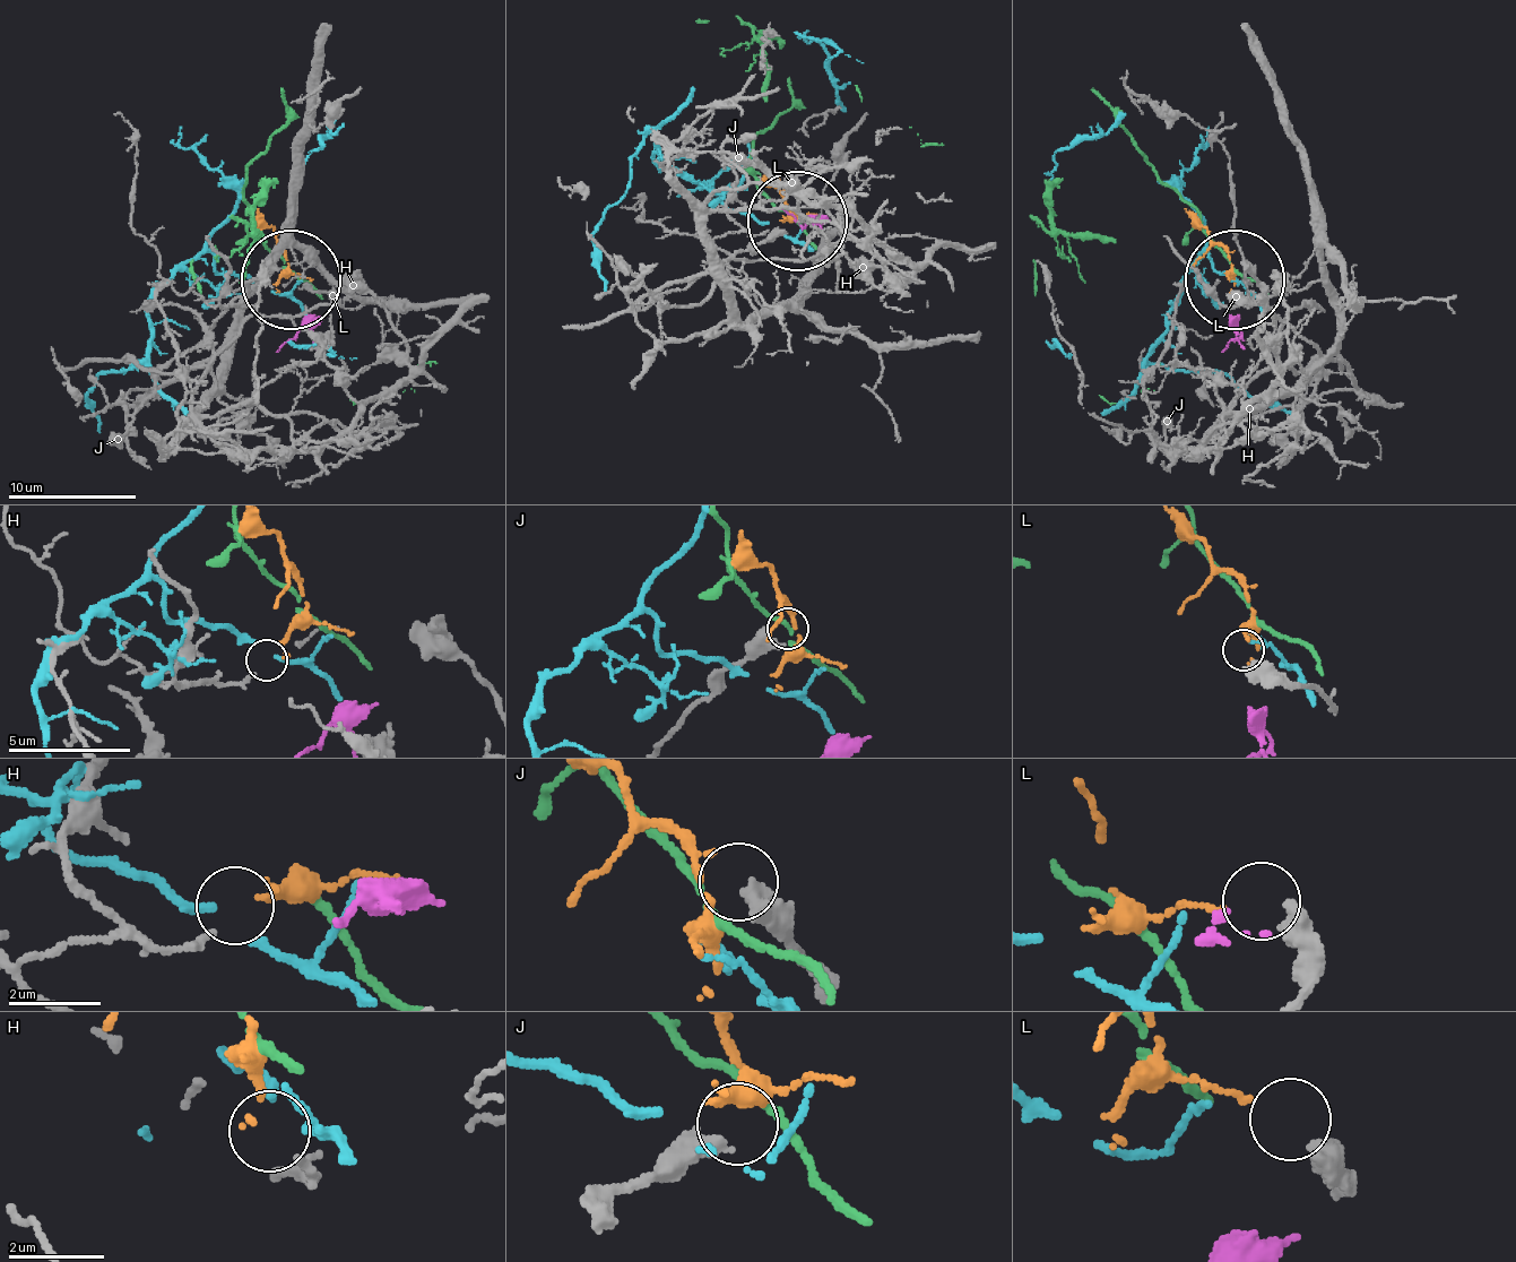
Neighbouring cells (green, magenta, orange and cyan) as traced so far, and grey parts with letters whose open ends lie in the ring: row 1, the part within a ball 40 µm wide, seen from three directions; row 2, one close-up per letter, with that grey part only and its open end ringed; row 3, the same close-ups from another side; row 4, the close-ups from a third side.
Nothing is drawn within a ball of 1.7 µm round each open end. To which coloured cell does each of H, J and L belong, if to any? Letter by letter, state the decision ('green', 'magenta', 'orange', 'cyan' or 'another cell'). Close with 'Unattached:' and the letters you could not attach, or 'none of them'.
H: orange
J: another cell
L: another cell
Unattached: J, L

